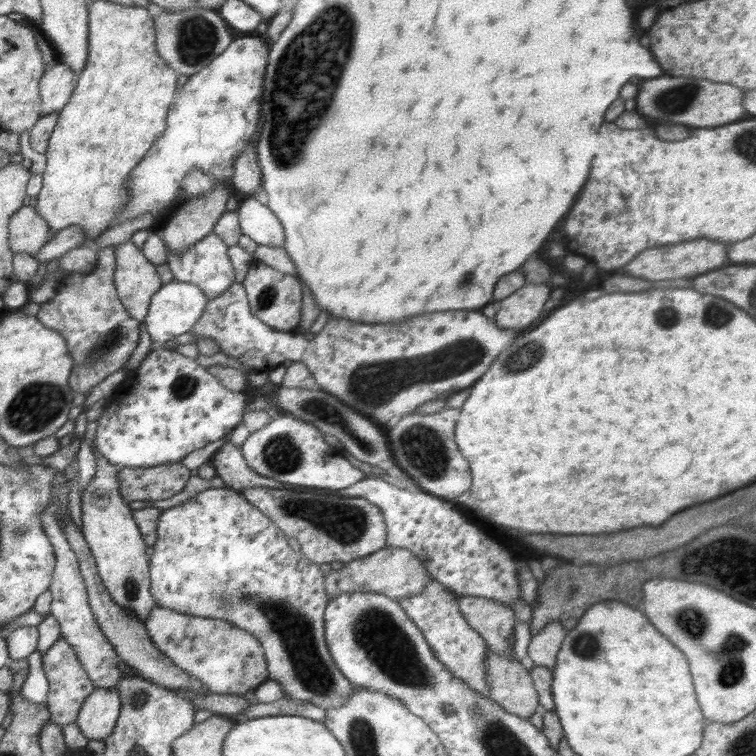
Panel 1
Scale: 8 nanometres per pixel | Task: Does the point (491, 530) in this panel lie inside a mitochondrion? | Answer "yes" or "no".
no

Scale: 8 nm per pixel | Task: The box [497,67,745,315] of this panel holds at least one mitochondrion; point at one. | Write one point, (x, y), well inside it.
(668, 102)

